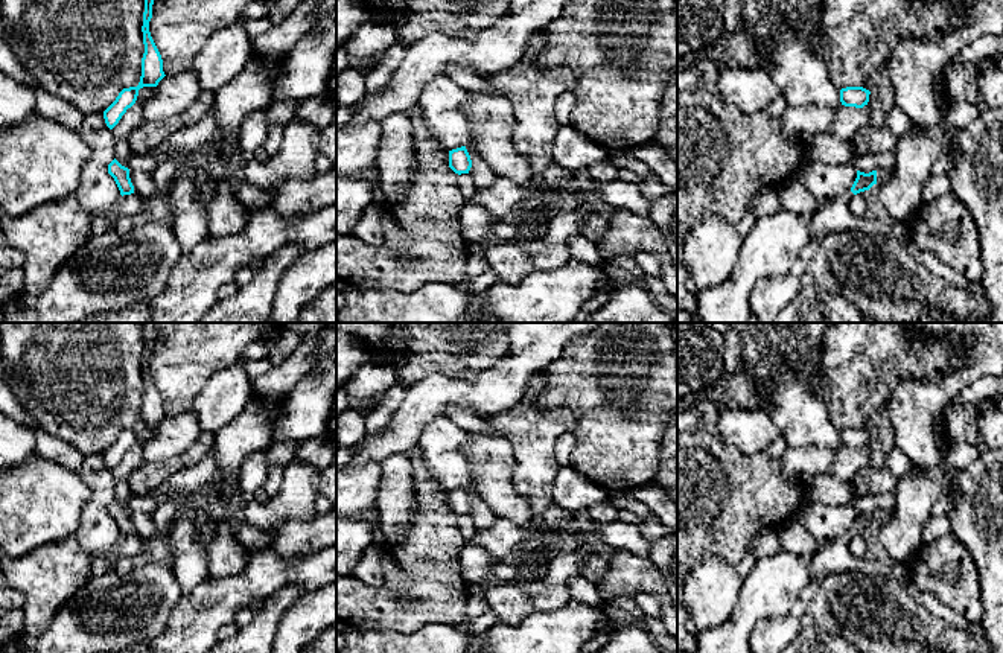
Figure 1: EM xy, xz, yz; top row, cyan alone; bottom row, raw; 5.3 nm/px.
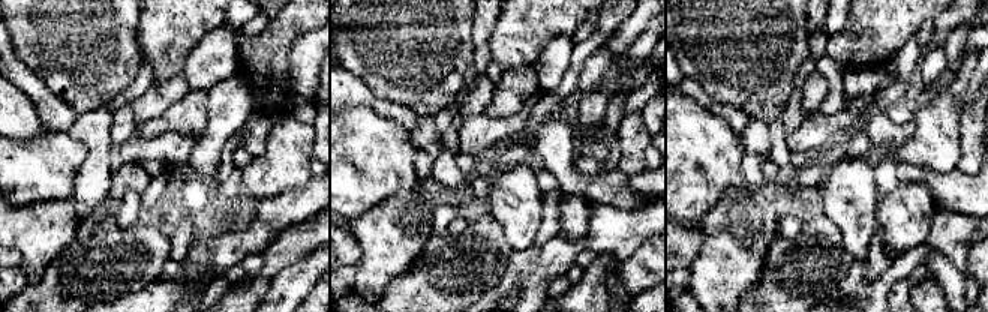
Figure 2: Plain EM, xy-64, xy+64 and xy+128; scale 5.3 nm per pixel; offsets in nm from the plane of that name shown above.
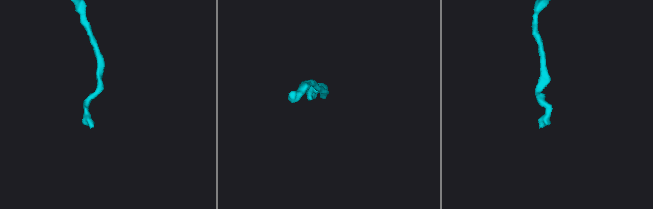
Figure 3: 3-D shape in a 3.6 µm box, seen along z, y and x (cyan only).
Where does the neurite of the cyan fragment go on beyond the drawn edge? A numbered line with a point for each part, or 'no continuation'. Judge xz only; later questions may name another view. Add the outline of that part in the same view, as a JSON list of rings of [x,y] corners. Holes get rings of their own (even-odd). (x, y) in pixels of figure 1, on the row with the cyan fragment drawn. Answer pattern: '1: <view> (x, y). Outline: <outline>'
no continuation

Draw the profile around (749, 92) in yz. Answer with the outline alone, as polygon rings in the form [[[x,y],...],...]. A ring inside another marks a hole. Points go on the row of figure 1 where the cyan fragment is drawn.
[[[721,67],[717,87],[724,102],[744,114],[764,111],[781,96],[779,87],[766,68]]]

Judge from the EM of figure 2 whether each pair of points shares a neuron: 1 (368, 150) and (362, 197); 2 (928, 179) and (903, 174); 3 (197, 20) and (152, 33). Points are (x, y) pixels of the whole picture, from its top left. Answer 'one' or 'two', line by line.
1: one
2: one
3: one

